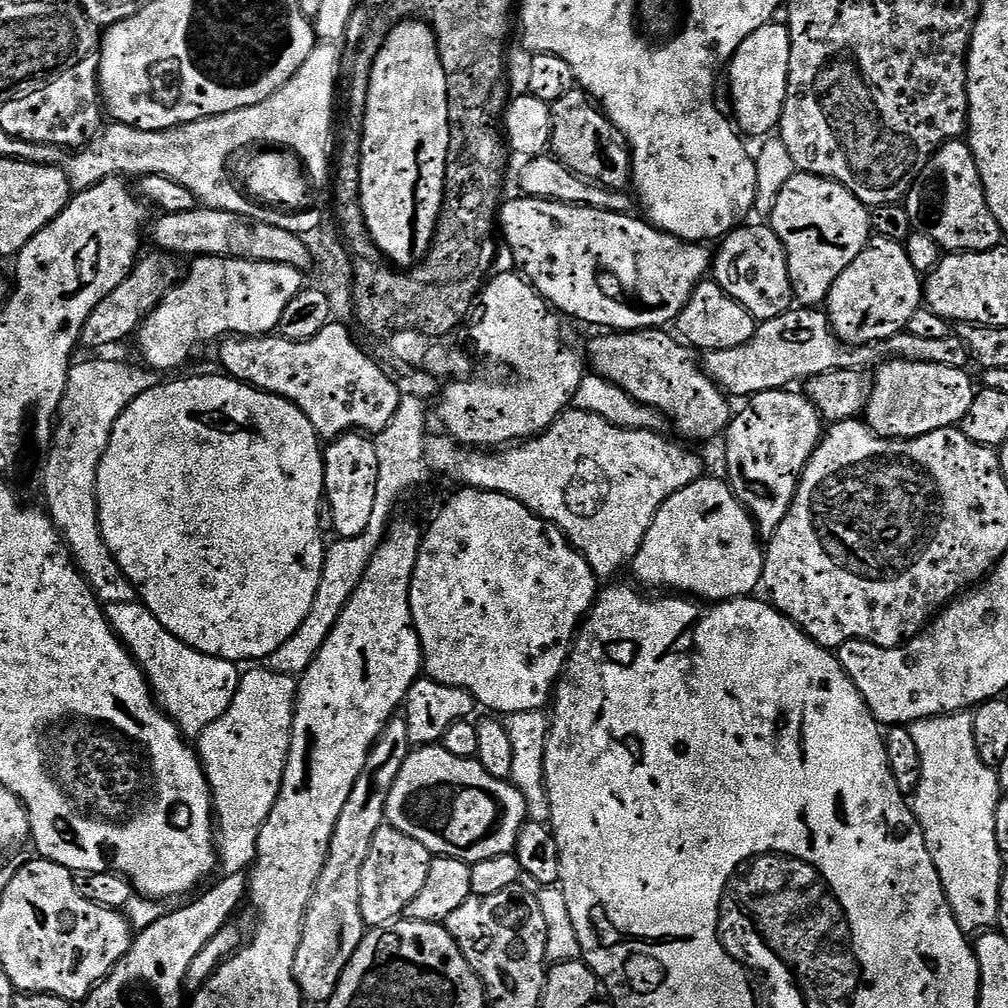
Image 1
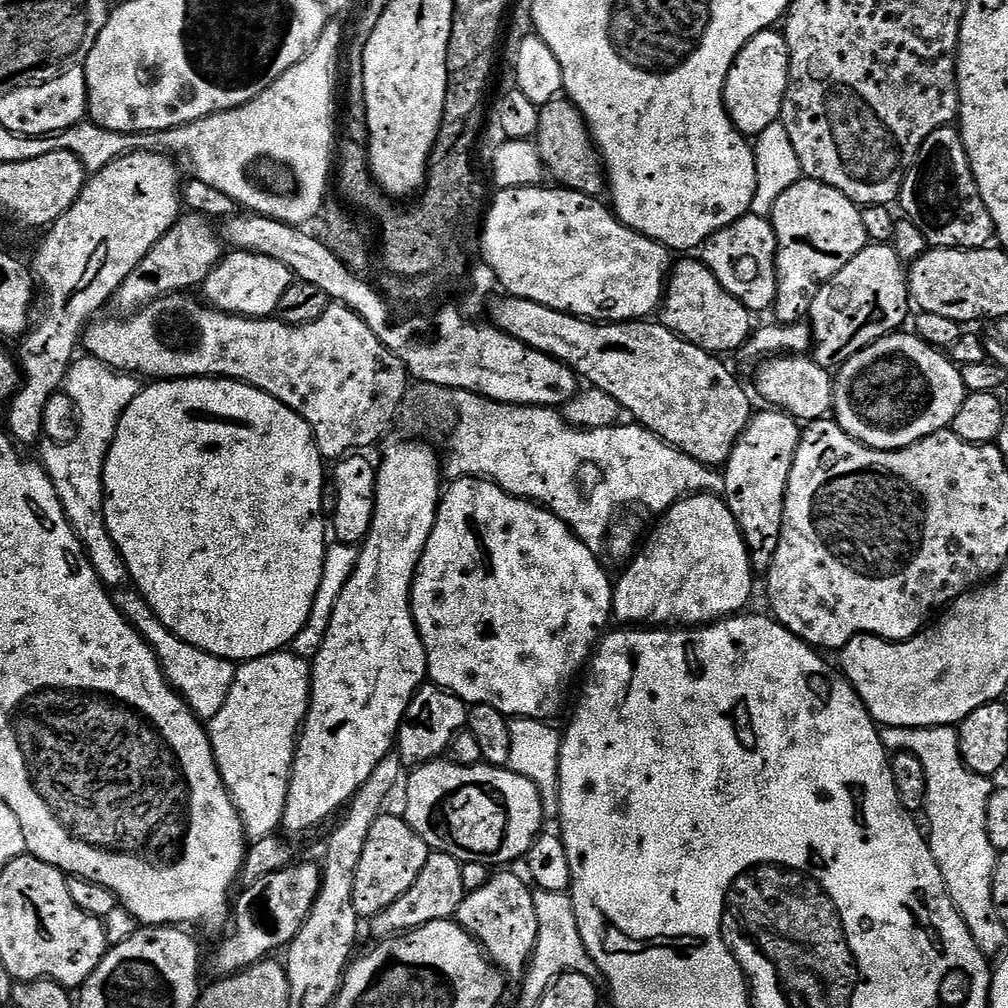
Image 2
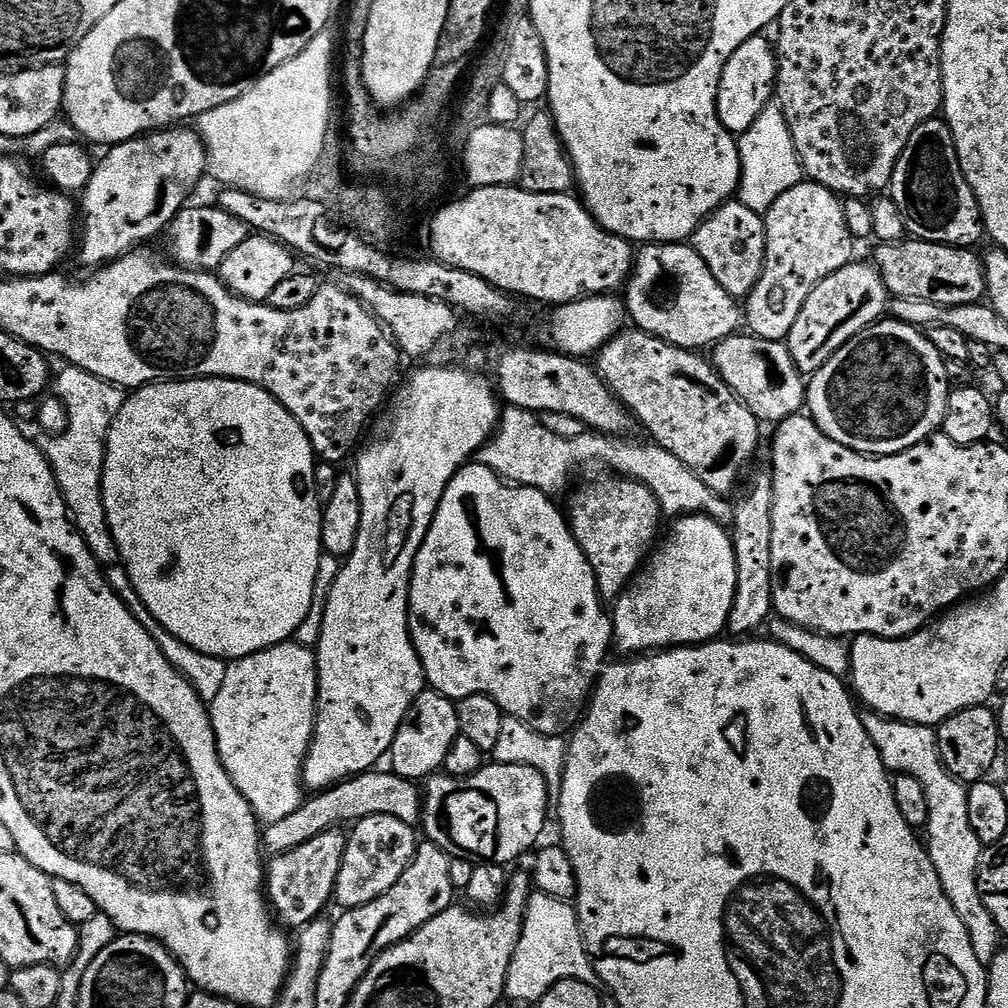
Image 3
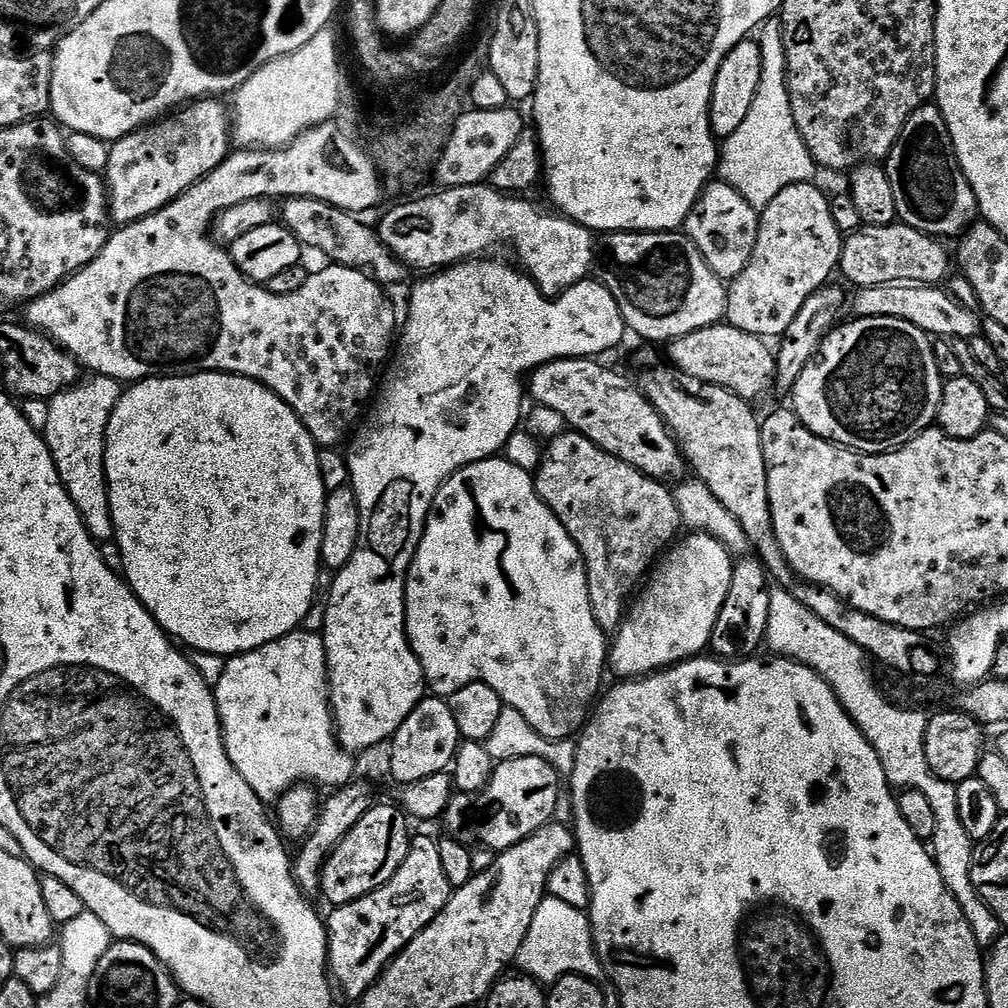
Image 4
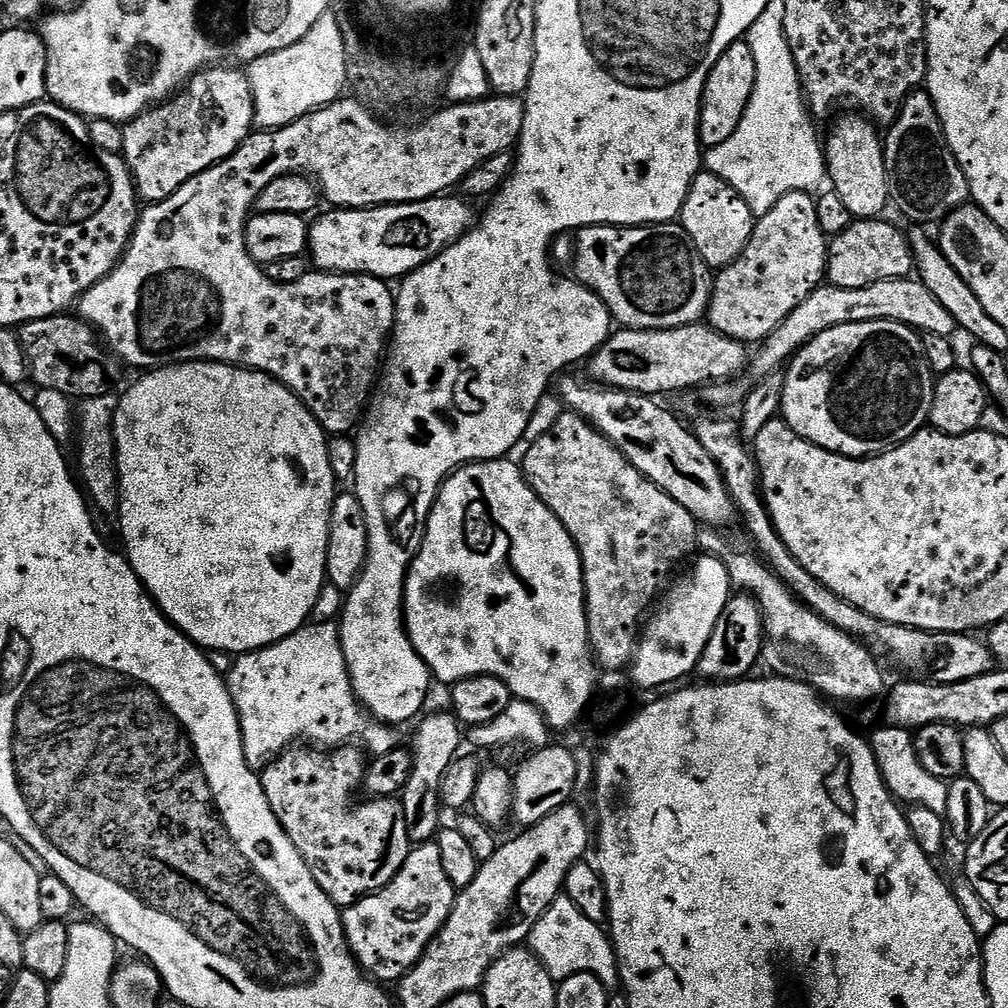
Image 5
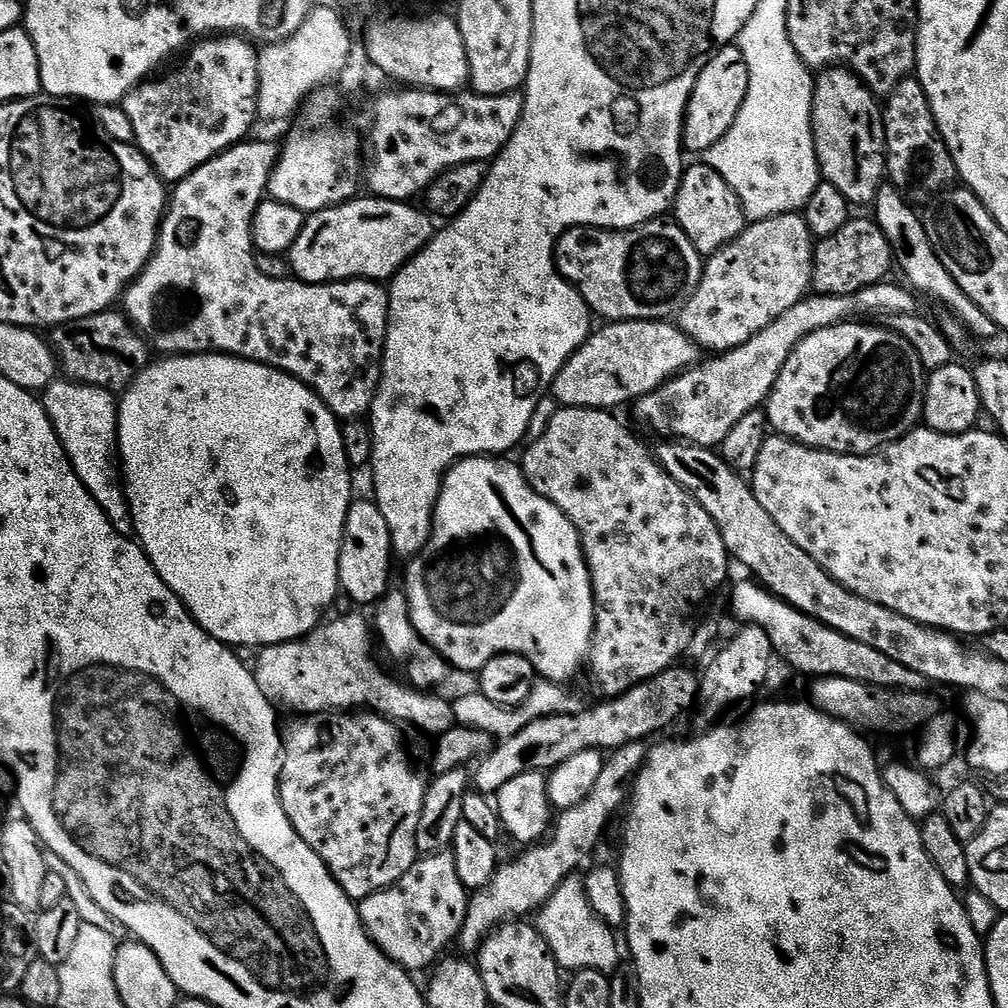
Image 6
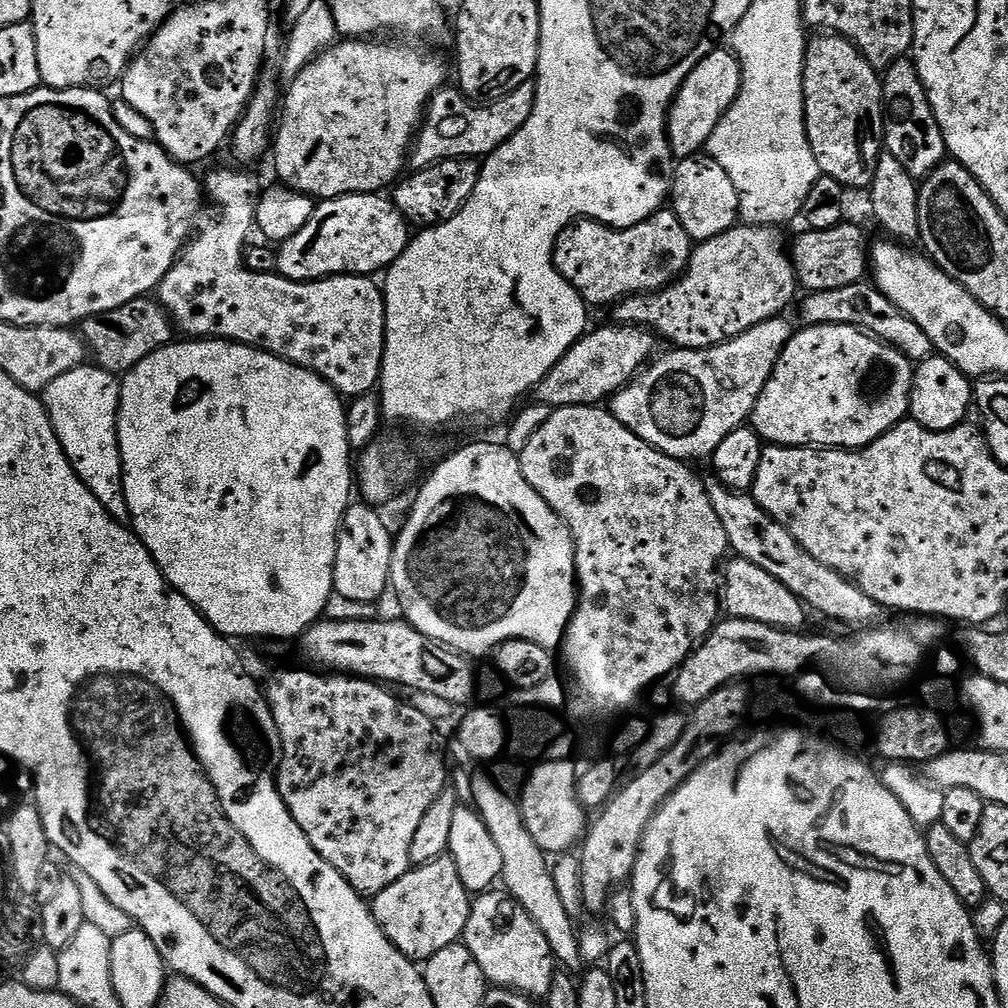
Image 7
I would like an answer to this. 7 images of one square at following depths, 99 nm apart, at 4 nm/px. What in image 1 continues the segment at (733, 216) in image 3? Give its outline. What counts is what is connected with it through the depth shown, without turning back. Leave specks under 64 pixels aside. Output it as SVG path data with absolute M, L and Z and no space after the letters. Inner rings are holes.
M752 223L735 228L719 241L720 253L714 256L714 279L730 298L737 300L759 322L787 312L793 307L794 297L788 256L778 234L767 223Z

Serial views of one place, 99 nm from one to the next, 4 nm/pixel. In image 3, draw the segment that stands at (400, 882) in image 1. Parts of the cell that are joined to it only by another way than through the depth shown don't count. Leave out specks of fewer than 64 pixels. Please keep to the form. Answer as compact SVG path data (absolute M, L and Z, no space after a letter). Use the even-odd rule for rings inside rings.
M371 816L355 821L347 837L341 869L338 870L335 903L340 903L339 907L344 910L361 908L366 906L366 902L374 902L374 898L386 894L386 890L390 890L390 886L402 878L414 858L418 847L416 832L413 825L389 816Z

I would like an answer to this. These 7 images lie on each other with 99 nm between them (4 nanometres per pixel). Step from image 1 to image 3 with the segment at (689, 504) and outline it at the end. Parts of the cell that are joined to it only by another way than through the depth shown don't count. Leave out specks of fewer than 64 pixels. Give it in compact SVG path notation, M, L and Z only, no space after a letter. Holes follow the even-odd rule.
M684 514L677 520L680 521L673 526L672 533L668 536L668 544L662 545L663 543L661 543L659 547L647 557L646 563L637 571L624 591L621 592L614 601L614 607L616 607L616 609L611 609L610 615L612 618L612 638L615 651L628 652L624 654L651 654L657 650L679 648L689 644L707 644L709 640L717 639L728 627L730 606L734 606L734 594L736 593L736 583L738 582L736 555L734 554L734 546L732 545L732 537L729 529L725 527L725 525L719 524L719 522L712 519L712 517L703 514Z

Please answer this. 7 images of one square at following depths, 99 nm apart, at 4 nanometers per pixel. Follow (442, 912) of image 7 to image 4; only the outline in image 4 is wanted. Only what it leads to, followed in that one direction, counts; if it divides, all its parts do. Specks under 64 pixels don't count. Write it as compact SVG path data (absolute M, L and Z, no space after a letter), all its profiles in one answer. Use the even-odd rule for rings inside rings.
M412 836L406 862L378 890L349 904L331 909L328 925L328 970L335 987L353 1002L359 1001L375 986L385 968L406 945L446 906L454 889L442 870L440 845L428 836Z

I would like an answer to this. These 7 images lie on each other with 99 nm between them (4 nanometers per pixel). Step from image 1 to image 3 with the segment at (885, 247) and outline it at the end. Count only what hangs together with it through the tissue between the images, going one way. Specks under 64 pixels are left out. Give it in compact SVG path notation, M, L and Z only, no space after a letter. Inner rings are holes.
M853 262L847 264L842 270L827 276L812 291L810 298L806 298L806 306L802 306L786 341L790 354L800 372L802 374L817 372L834 354L838 354L838 350L842 350L842 346L846 346L846 342L850 342L850 338L862 334L862 330L866 330L870 325L885 319L889 308L890 293L875 263L859 264L859 262Z

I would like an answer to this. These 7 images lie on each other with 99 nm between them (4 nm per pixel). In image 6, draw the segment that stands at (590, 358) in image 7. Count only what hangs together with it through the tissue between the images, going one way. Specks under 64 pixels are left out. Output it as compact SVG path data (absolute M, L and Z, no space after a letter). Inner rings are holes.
M617 320L597 327L587 342L580 347L562 366L554 378L550 395L557 405L565 408L603 408L620 410L623 404L631 405L646 394L658 390L667 380L672 380L679 372L685 372L701 359L702 349L672 322L663 320Z

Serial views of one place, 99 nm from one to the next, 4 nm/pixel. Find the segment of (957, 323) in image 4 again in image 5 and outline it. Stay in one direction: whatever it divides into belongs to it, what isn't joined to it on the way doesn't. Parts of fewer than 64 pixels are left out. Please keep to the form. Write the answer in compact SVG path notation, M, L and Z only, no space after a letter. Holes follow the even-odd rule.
M919 278L883 280L874 282L870 286L862 286L858 290L821 286L815 288L797 306L794 314L787 316L755 349L750 360L750 372L752 368L756 378L779 373L792 357L818 334L834 326L846 326L854 322L878 322L879 320L902 322L906 326L915 328L921 334L942 334L952 338L958 332L953 315L942 306L942 302L938 302L938 298L934 298L934 294L930 294L930 290L926 290L926 286Z

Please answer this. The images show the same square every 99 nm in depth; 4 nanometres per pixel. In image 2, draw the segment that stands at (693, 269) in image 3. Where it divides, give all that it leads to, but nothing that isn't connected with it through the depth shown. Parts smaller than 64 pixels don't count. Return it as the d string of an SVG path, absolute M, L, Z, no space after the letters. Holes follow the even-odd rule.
M680 258L675 261L674 267L671 269L670 275L666 281L664 289L664 299L662 301L662 323L668 327L668 330L674 334L678 334L683 340L689 340L694 346L698 346L702 350L713 354L725 354L724 352L732 352L743 349L744 343L747 342L749 336L754 331L753 313L749 312L748 307L742 302L738 302L738 298L734 298L731 294L721 286L718 278L714 278L714 274L704 264L703 259L688 260L692 258Z

